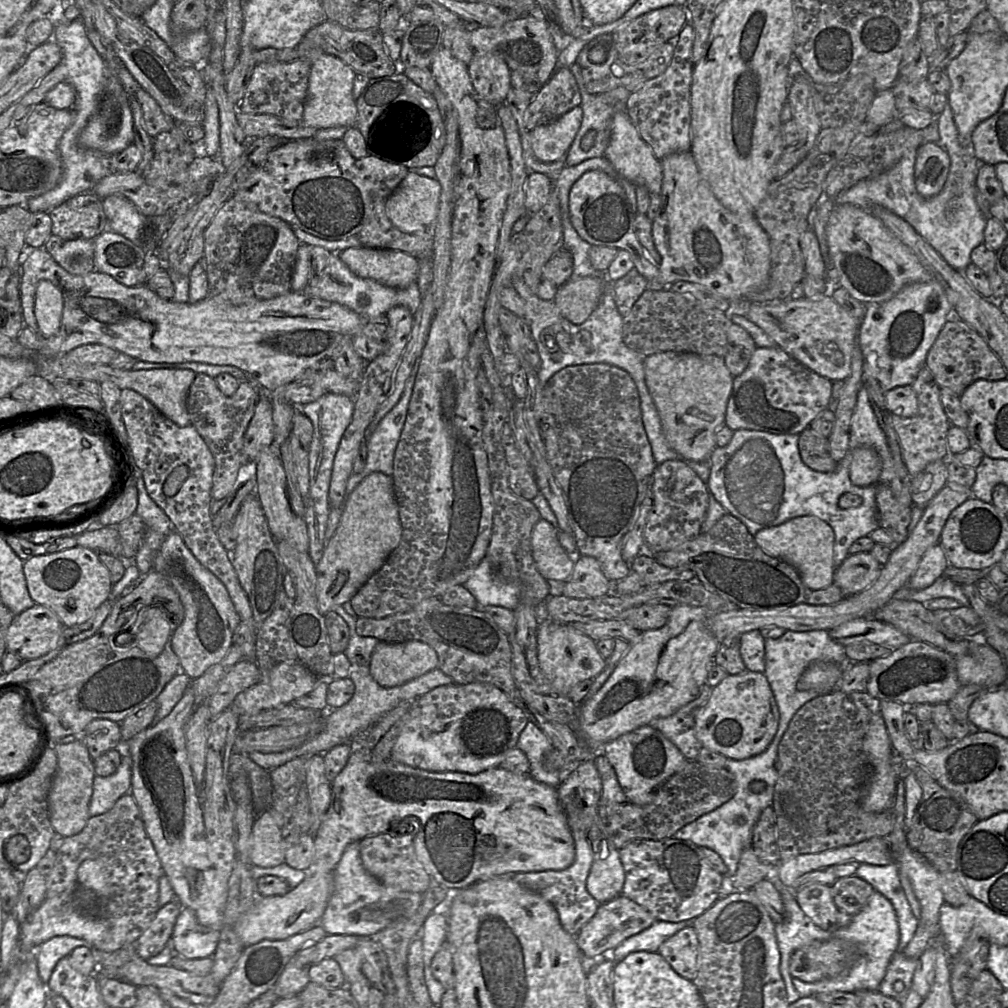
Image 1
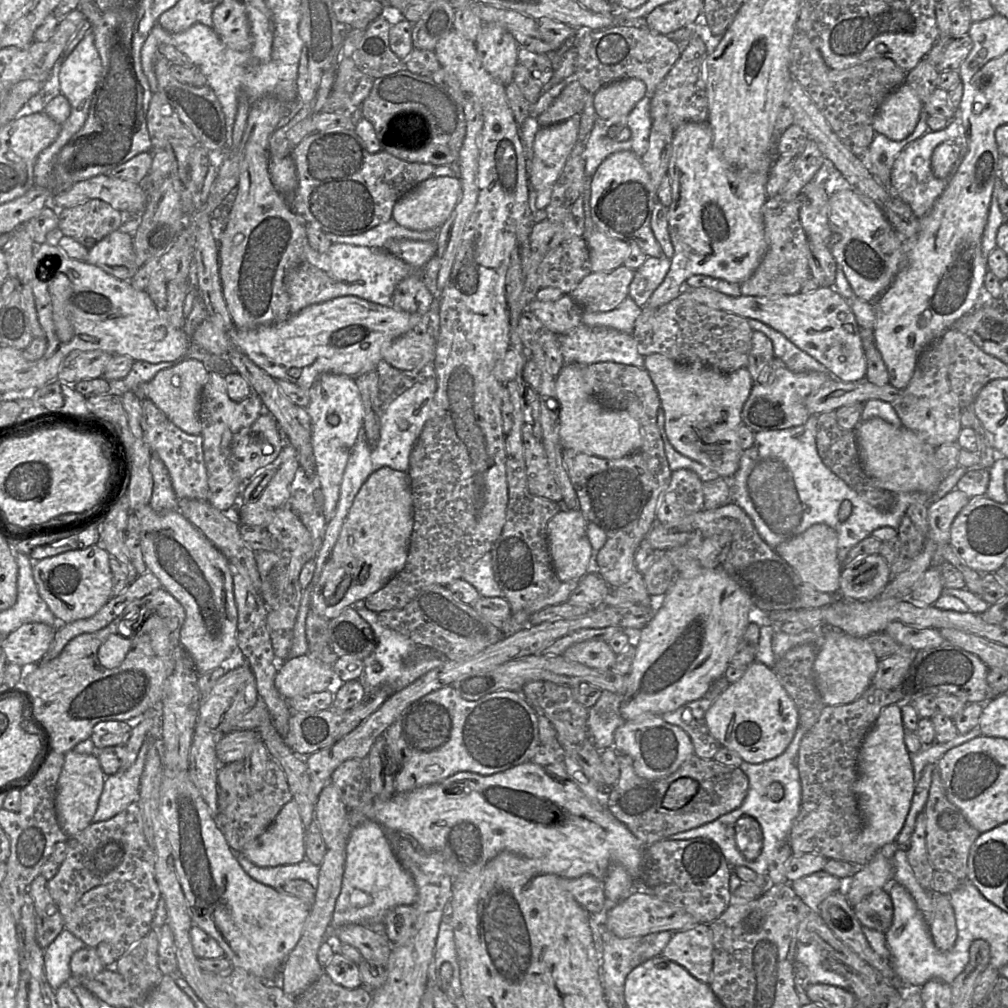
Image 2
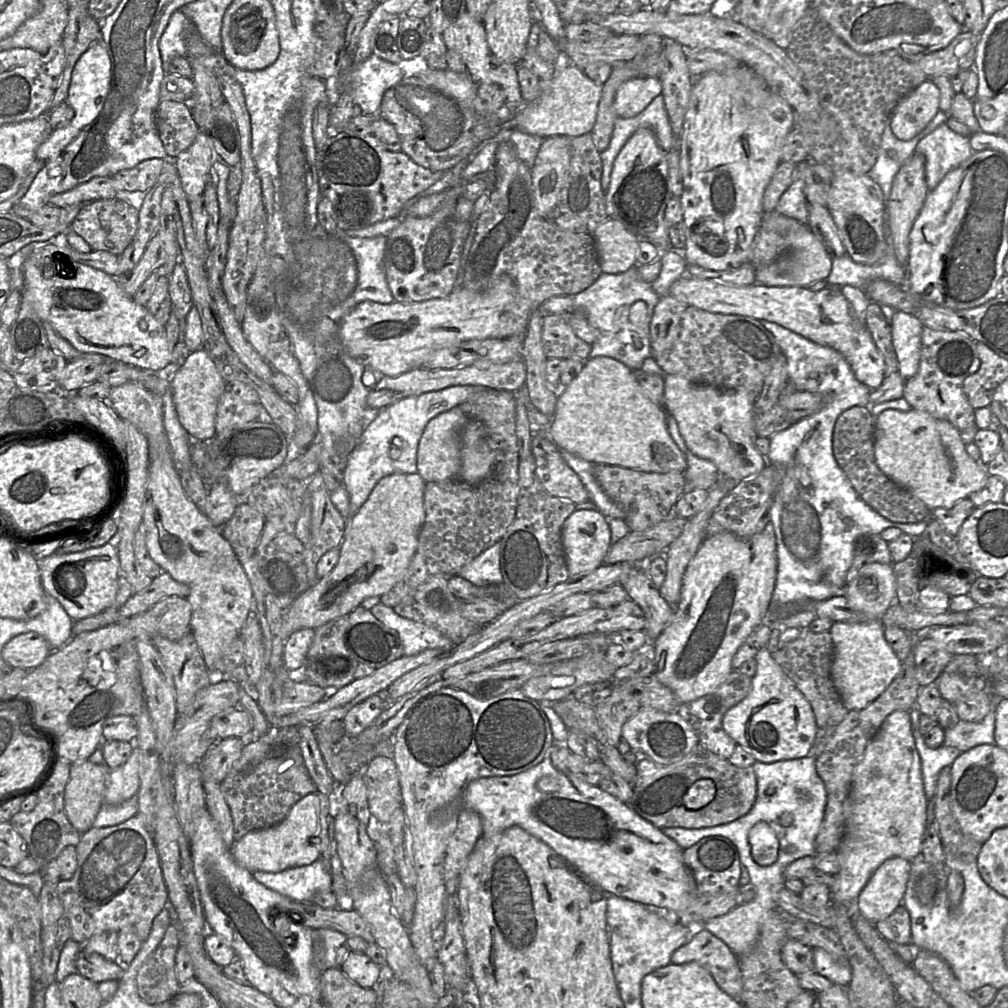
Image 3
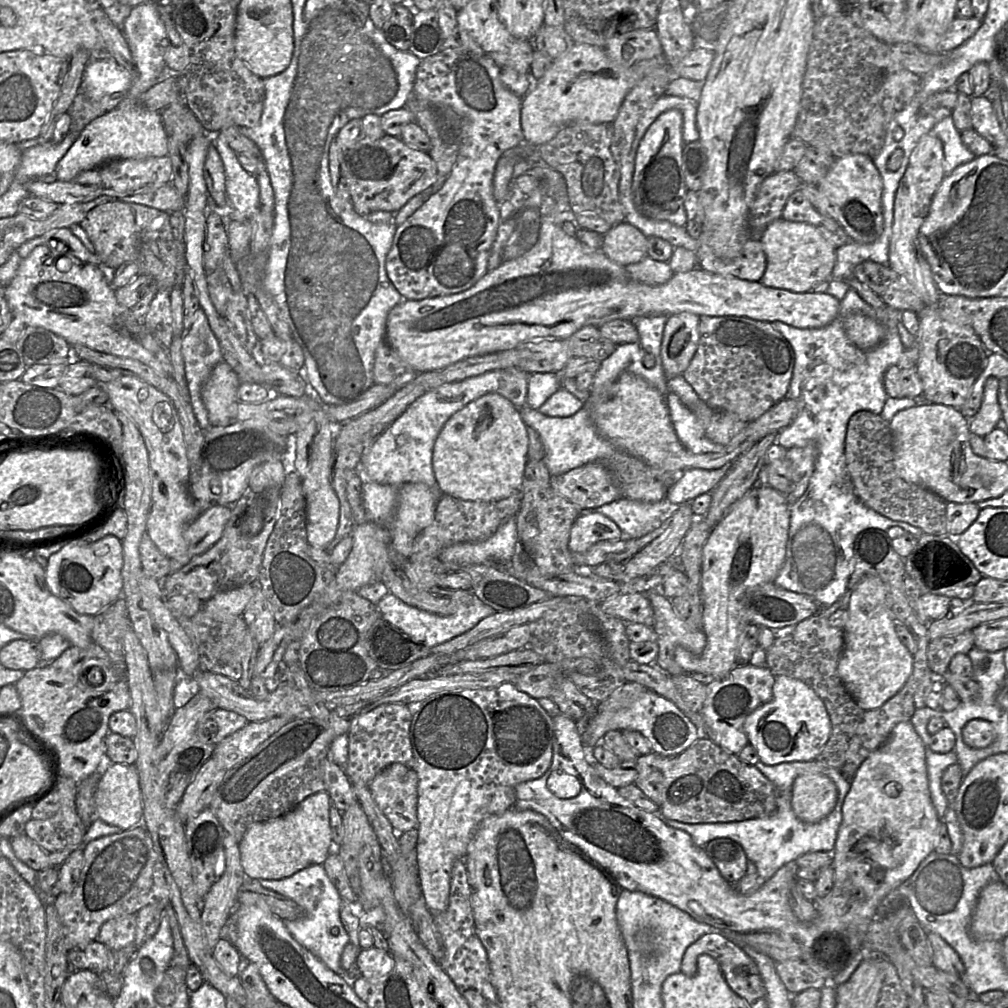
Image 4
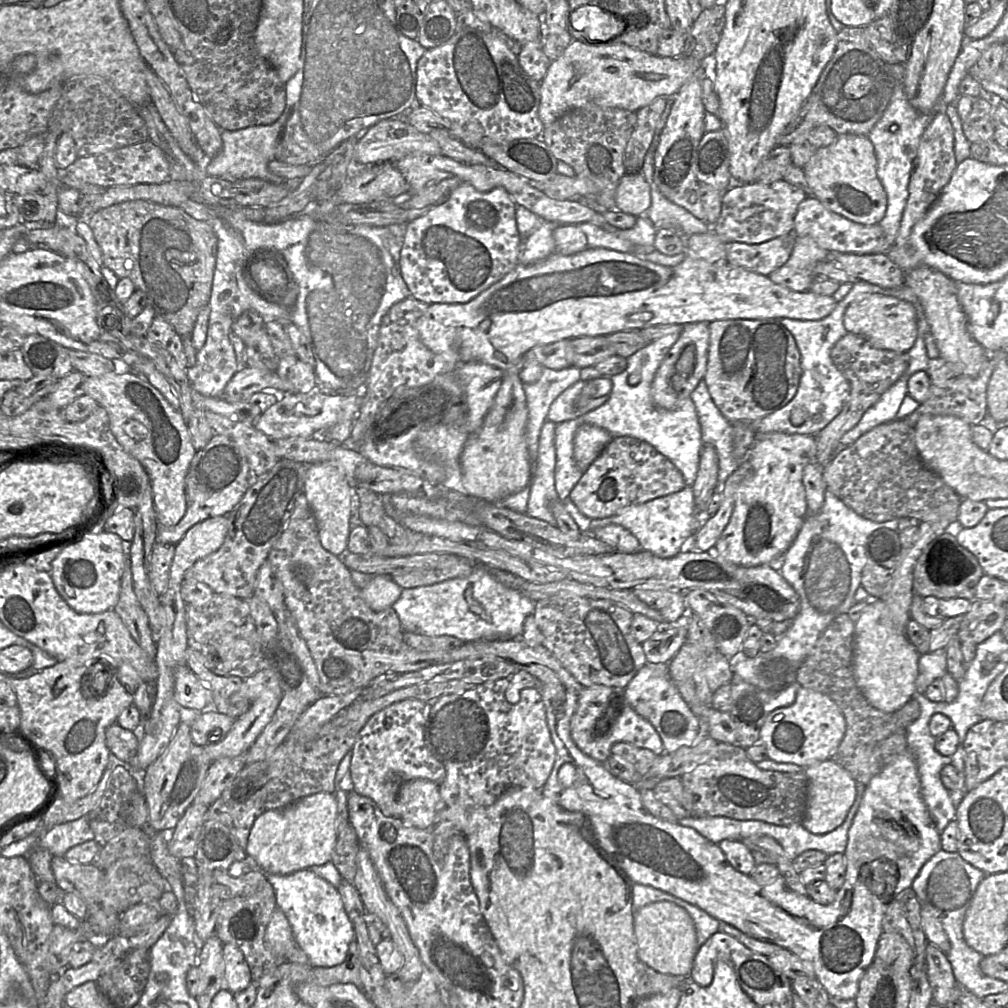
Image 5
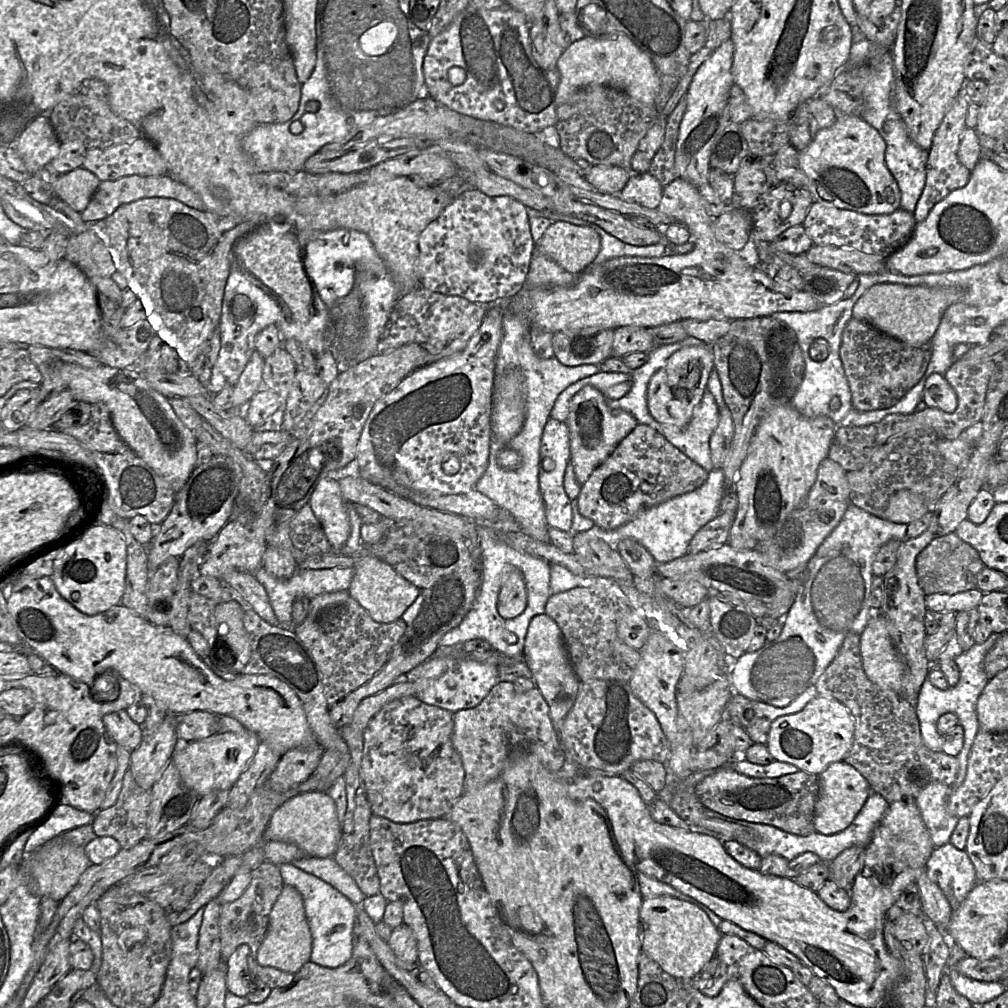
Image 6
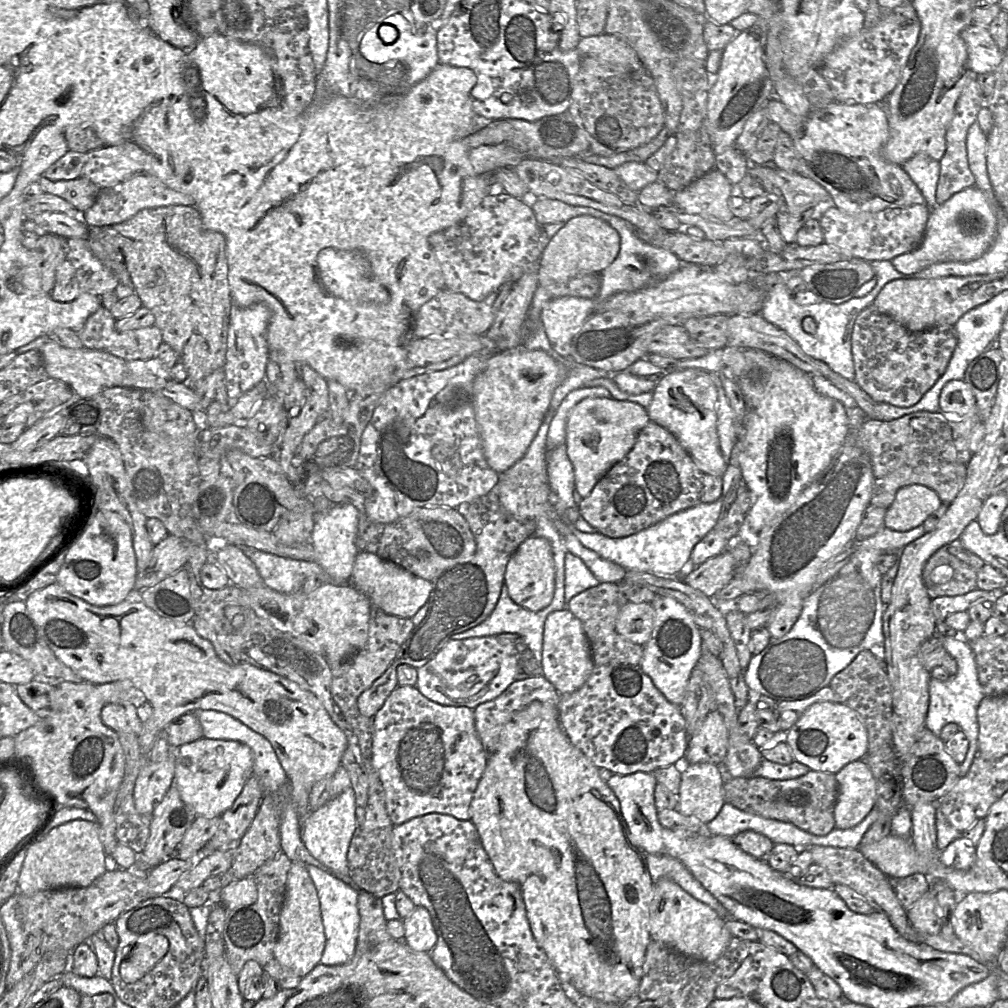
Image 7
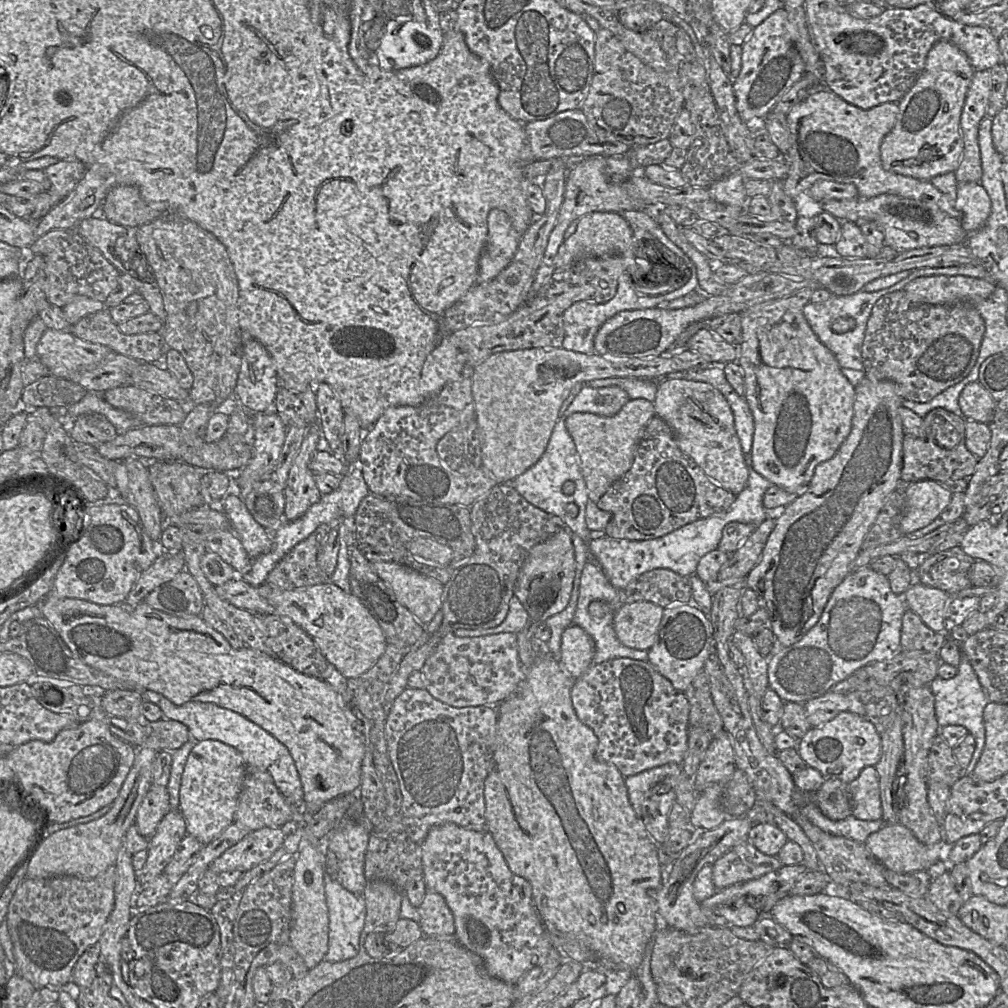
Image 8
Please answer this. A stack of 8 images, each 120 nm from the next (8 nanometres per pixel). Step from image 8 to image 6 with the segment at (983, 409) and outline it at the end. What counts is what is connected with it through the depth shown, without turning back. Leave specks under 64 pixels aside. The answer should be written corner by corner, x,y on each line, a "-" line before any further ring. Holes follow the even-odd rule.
930,374
924,383
922,402
926,407
951,413
957,407
957,396
943,375

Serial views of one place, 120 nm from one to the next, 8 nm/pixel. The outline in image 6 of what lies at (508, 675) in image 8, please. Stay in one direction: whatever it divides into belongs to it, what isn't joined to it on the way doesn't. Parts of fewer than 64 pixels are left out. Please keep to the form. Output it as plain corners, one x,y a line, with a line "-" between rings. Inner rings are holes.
433,655
408,672
414,695
424,702
456,712
477,706
500,681
499,665
456,655

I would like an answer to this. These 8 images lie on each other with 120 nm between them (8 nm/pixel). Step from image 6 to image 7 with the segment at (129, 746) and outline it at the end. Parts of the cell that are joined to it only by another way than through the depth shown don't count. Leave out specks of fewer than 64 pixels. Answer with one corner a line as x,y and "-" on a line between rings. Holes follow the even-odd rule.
131,703
106,704
100,714
102,722
116,733
132,733
139,736
143,722
137,715
137,707

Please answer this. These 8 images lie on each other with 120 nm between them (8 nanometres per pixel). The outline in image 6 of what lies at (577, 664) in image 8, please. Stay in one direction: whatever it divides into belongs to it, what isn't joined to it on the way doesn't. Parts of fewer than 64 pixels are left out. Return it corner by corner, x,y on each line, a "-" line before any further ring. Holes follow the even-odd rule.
540,613
532,618
525,638
524,657
532,671
535,685
549,705
552,723
561,740
561,726
582,683
569,661
561,630
548,614

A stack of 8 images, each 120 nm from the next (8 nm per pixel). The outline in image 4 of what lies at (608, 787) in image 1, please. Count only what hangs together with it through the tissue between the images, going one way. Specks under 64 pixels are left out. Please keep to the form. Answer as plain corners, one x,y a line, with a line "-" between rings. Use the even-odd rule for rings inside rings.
705,736
673,758
660,758
656,767
664,777
659,814
689,824
740,822
769,818
777,811
777,790
755,765
743,762

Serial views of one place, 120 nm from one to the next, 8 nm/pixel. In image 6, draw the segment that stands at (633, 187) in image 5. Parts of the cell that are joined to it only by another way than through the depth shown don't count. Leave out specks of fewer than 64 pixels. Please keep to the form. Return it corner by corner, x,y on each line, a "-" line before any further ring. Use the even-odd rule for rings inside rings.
633,172
620,193
612,194
626,202
657,209
662,199
663,186
649,172
643,174

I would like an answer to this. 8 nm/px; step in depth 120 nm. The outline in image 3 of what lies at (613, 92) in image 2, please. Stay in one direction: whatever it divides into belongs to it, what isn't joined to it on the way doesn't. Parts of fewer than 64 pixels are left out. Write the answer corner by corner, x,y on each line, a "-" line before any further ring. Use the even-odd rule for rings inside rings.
637,77
623,82
616,90
613,108
619,118
629,119
643,111
662,93
660,78

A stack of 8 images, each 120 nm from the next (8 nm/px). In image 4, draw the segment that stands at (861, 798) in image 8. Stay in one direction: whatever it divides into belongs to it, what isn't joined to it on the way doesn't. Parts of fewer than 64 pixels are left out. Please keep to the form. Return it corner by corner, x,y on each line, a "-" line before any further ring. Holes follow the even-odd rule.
824,774
799,776
792,787
795,815
806,823
816,823
835,808
838,791
835,783

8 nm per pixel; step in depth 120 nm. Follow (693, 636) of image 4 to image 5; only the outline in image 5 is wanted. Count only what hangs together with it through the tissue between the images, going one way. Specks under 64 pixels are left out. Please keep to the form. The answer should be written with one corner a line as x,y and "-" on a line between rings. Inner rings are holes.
686,641
668,665
671,679
677,684
681,697
687,702
698,700
703,705
710,705
715,691
721,686
731,684
734,678
727,657
719,650
701,652

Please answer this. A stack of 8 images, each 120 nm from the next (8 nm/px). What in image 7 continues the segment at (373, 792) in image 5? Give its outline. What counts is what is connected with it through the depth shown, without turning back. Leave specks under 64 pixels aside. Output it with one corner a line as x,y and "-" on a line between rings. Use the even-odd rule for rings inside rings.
398,685
373,720
372,765
382,782
386,810
394,825
433,813
470,821
471,801
489,759
475,728
474,710
443,706
427,699
415,686

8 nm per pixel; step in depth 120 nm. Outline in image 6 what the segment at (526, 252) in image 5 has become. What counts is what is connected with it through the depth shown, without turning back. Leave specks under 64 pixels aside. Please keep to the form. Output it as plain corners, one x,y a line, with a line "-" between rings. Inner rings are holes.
536,243
536,248
534,250
530,267
529,267
529,274
528,274
528,284
531,284
532,286
545,286
545,287
569,287
575,284
577,280
578,275
573,275
570,273
567,273
560,269
551,259
543,255
537,250
537,243

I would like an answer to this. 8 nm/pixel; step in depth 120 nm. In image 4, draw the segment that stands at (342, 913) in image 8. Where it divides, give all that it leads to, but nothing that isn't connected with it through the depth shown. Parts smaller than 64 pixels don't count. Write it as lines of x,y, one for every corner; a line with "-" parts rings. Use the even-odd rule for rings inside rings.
319,864
311,865
287,878
279,880
259,879
258,881
264,888
289,898
303,908
303,918
283,920
291,935
329,969
344,978
350,978
350,972
345,971
340,964
344,947
350,941
349,934
340,918
342,901
324,867

